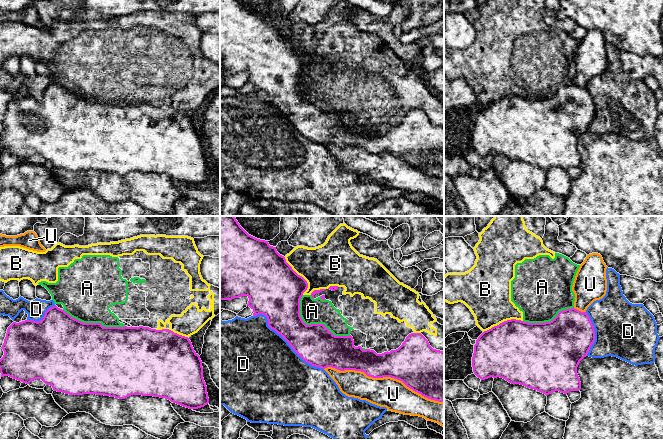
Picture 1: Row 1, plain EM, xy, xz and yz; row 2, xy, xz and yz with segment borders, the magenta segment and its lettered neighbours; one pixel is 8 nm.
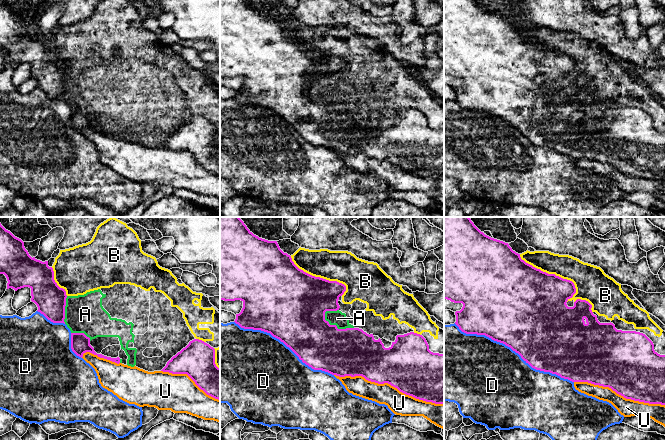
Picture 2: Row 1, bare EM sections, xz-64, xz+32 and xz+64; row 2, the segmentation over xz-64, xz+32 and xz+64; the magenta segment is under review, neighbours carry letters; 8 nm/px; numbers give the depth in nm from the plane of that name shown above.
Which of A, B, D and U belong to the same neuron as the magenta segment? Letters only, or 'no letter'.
no letter

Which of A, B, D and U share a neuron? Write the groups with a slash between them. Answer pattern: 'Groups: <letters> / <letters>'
Groups: A B / D / U

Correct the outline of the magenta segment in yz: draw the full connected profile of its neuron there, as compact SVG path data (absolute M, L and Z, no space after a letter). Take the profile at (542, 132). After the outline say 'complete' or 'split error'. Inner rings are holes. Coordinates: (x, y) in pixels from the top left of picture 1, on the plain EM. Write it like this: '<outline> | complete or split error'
M574 83L560 87L550 98L528 99L511 95L484 107L476 116L472 133L474 150L481 156L503 154L511 160L520 160L527 164L537 166L546 172L559 167L567 170L570 167L581 165L577 143L580 137L587 132L595 117L595 105L586 88L581 88Z | complete

